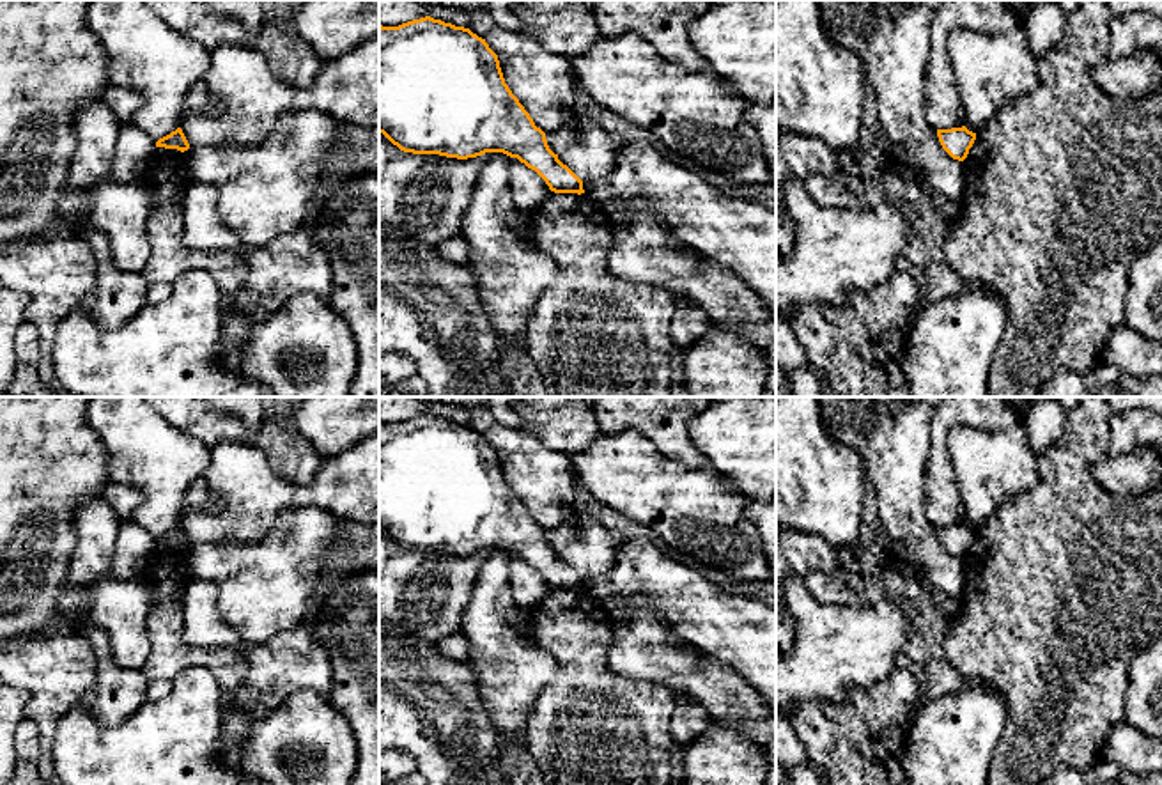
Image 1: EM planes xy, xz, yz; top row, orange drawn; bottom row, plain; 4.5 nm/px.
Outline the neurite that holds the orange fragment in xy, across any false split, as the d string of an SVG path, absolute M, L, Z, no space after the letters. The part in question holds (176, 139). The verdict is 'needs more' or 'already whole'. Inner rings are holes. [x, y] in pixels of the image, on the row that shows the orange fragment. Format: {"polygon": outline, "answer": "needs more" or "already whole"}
{"polygon": "M177 128L177 129L172 131L170 135L159 138L159 140L156 142L156 147L177 149L177 151L184 152L184 151L190 149L190 144L188 144L182 129Z", "answer": "already whole"}

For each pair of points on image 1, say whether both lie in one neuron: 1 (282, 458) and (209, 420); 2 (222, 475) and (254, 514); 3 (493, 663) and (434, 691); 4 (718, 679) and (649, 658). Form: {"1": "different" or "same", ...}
{"1": "same", "2": "same", "3": "different", "4": "same"}

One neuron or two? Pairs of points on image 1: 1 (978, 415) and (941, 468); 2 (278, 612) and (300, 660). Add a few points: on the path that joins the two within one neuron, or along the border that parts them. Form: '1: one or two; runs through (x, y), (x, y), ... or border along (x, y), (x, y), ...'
1: one; runs through (959, 415), (939, 431), (939, 449)
2: two; border along (300, 624), (273, 633), (261, 642), (247, 642)

